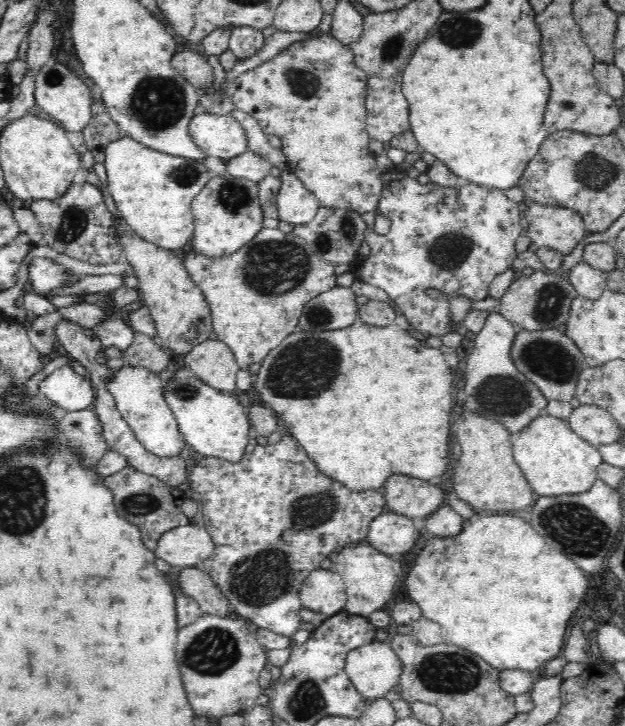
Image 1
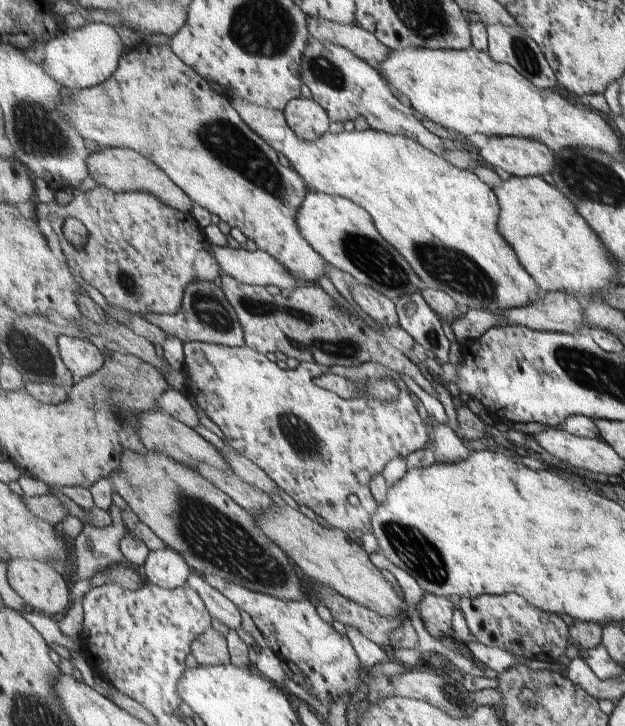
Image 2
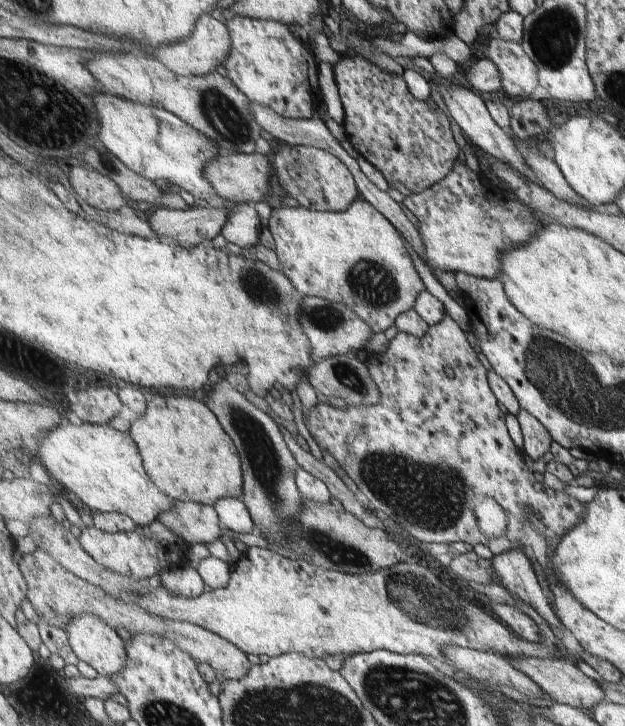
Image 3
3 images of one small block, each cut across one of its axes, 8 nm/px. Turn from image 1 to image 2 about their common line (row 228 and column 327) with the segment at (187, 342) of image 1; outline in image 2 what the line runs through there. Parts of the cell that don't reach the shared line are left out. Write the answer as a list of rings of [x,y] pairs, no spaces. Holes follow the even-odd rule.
[[[314,98],[293,99],[284,110],[289,126],[301,140],[317,140],[330,130],[327,110]]]

